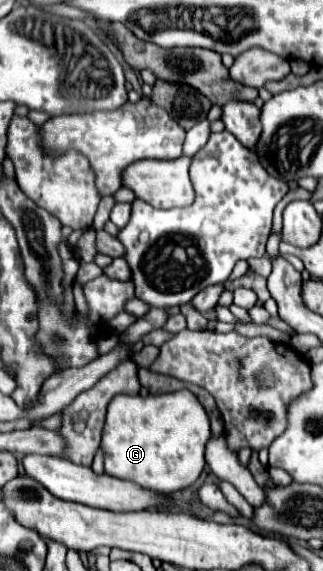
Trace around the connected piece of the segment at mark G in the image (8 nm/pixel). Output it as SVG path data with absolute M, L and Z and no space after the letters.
M178 390L160 396L116 396L108 406L108 416L102 434L102 450L104 450L104 466L106 474L118 476L122 480L138 482L140 486L152 488L156 492L172 494L176 490L184 490L198 480L202 474L206 460L204 448L210 440L210 420L204 406L190 390Z

